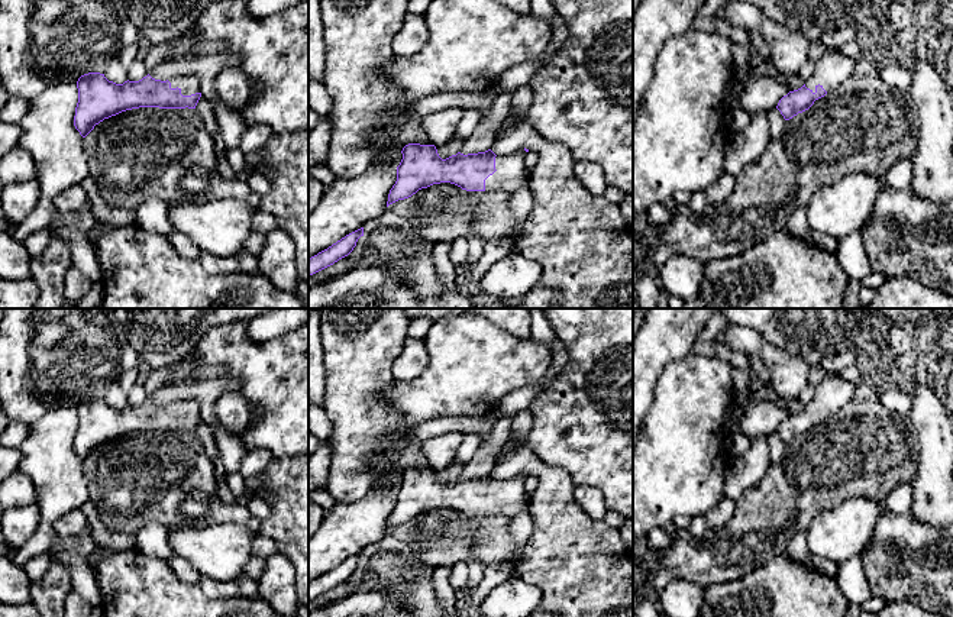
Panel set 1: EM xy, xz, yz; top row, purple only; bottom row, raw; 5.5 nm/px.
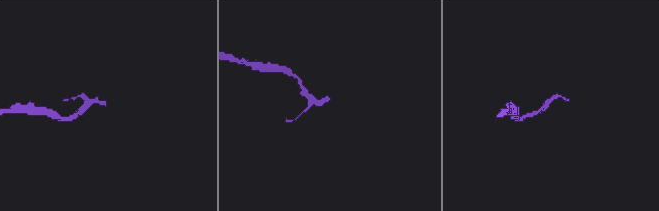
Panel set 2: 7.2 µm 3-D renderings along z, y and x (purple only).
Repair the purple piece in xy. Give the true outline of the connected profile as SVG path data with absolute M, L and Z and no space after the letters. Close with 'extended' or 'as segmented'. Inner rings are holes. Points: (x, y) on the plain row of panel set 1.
M88 397L78 403L77 413L78 427L75 432L74 450L83 462L85 462L96 449L122 436L139 432L196 433L201 421L200 406L194 400L161 406L148 398L139 406L127 404L123 408L116 408L109 406L104 398Z | extended

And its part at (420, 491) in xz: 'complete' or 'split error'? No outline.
split error

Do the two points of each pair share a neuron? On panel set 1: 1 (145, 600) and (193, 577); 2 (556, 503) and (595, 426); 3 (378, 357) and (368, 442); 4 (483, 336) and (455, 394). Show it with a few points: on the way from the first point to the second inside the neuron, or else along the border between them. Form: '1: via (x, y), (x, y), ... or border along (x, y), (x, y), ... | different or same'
1: border along (167, 562), (183, 581), (197, 585) | different
2: border along (549, 465), (564, 469), (577, 485) | different
3: via (368, 378), (368, 420) | same
4: via (471, 349), (471, 368), (461, 380) | same

